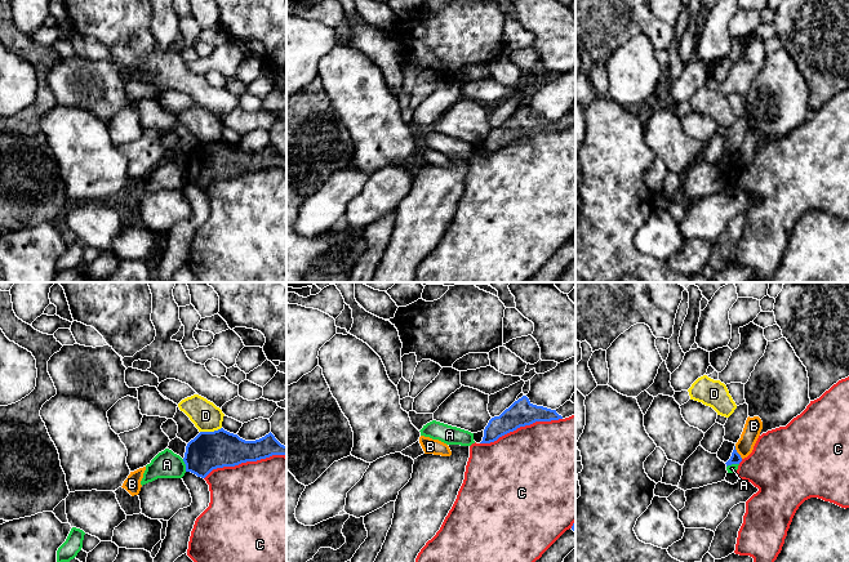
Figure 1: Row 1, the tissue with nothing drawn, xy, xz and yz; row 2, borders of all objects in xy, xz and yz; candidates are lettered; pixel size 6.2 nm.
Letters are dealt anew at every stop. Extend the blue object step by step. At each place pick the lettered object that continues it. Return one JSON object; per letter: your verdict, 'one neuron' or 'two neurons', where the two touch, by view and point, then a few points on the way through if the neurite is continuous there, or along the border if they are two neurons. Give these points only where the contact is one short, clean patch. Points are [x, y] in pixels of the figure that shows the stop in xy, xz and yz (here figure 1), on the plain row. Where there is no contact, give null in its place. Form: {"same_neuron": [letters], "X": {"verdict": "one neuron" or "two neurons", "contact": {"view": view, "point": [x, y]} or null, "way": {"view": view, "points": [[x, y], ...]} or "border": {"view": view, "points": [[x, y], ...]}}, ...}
{"same_neuron": [], "A": {"verdict": "two neurons", "contact": {"view": "xy", "point": [186, 177]}, "border": {"view": "xy", "points": [[182, 170], [186, 182]]}}, "B": {"verdict": "two neurons", "contact": {"view": "yz", "point": [737, 164]}, "border": {"view": "yz", "points": [[734, 157], [742, 169]]}}, "C": {"verdict": "two neurons", "contact": {"view": "xy", "point": [244, 173]}}, "D": {"verdict": "two neurons", "contact": {"view": "xy", "point": [210, 143]}}}

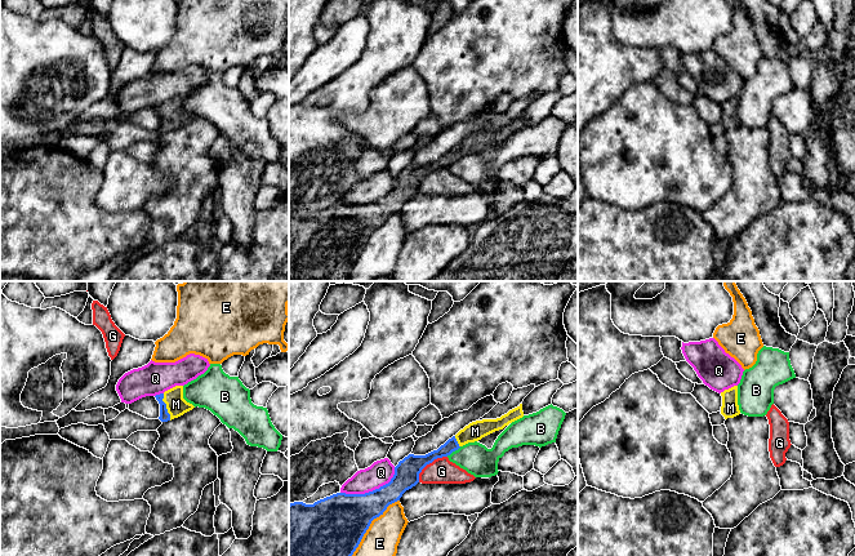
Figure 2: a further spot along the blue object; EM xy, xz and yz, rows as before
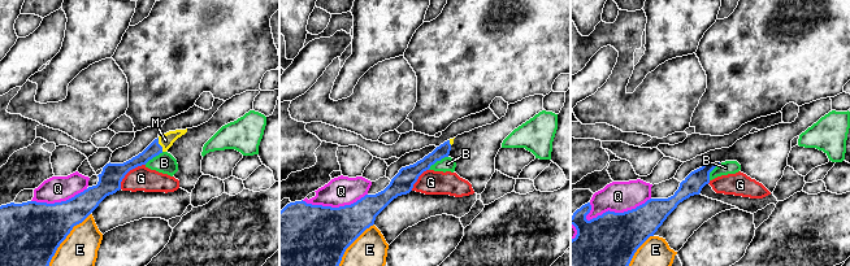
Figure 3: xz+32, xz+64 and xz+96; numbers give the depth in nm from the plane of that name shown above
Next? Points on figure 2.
{"same_neuron": ["M"], "B": {"verdict": "two neurons", "contact": {"view": "xz", "point": [453, 161]}}, "E": {"verdict": "two neurons", "contact": {"view": "xz", "point": [365, 243]}}, "G": {"verdict": "two neurons", "contact": {"view": "xz", "point": [428, 174]}, "border": {"view": "xz", "points": [[446, 167], [437, 168], [430, 173], [419, 185], [418, 192]]}}, "M": {"verdict": "one neuron", "contact": {"view": "xy", "point": [165, 118]}, "way": {"view": "xy", "points": [[164, 127], [165, 118], [176, 115]]}}, "Q": {"verdict": "two neurons", "contact": {"view": "xz", "point": [373, 201]}}}

